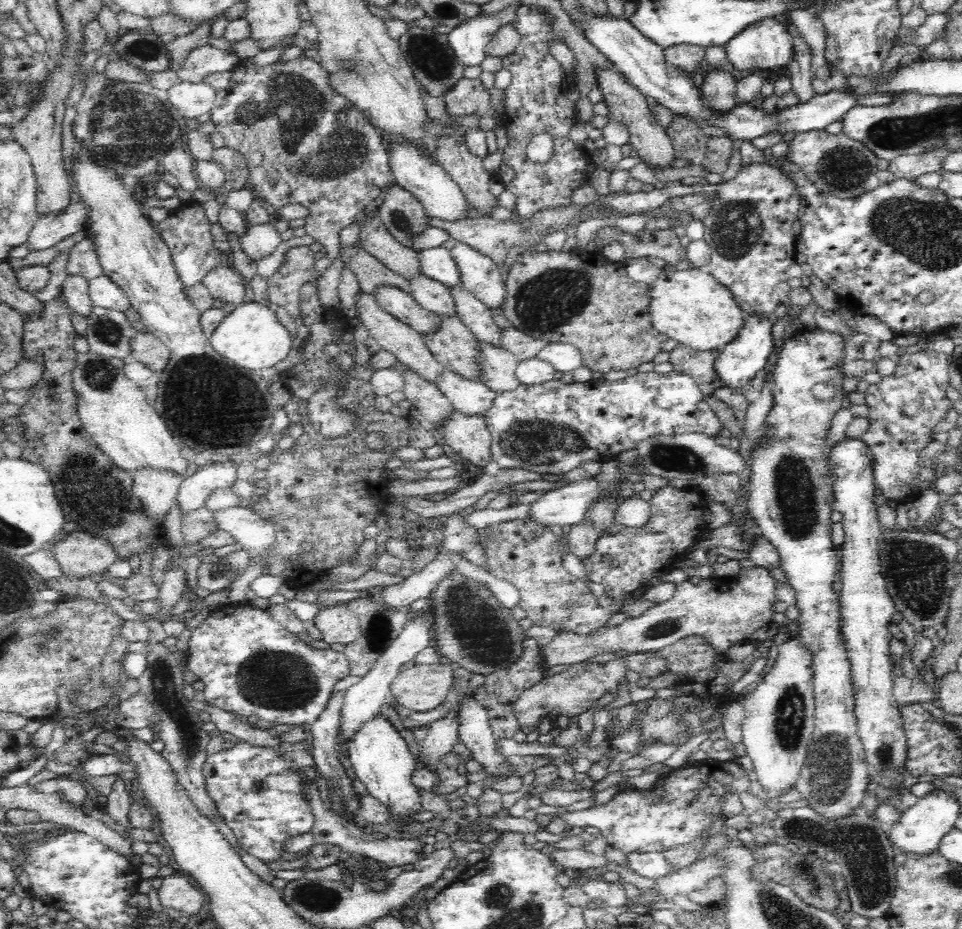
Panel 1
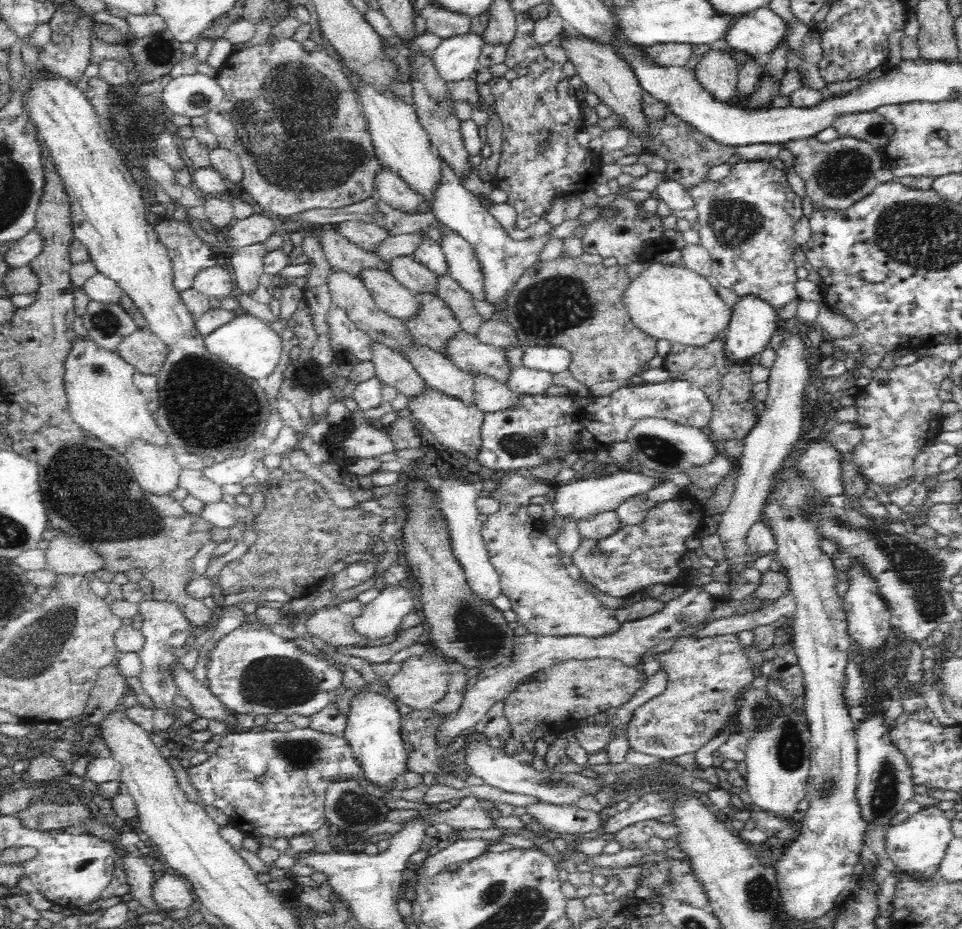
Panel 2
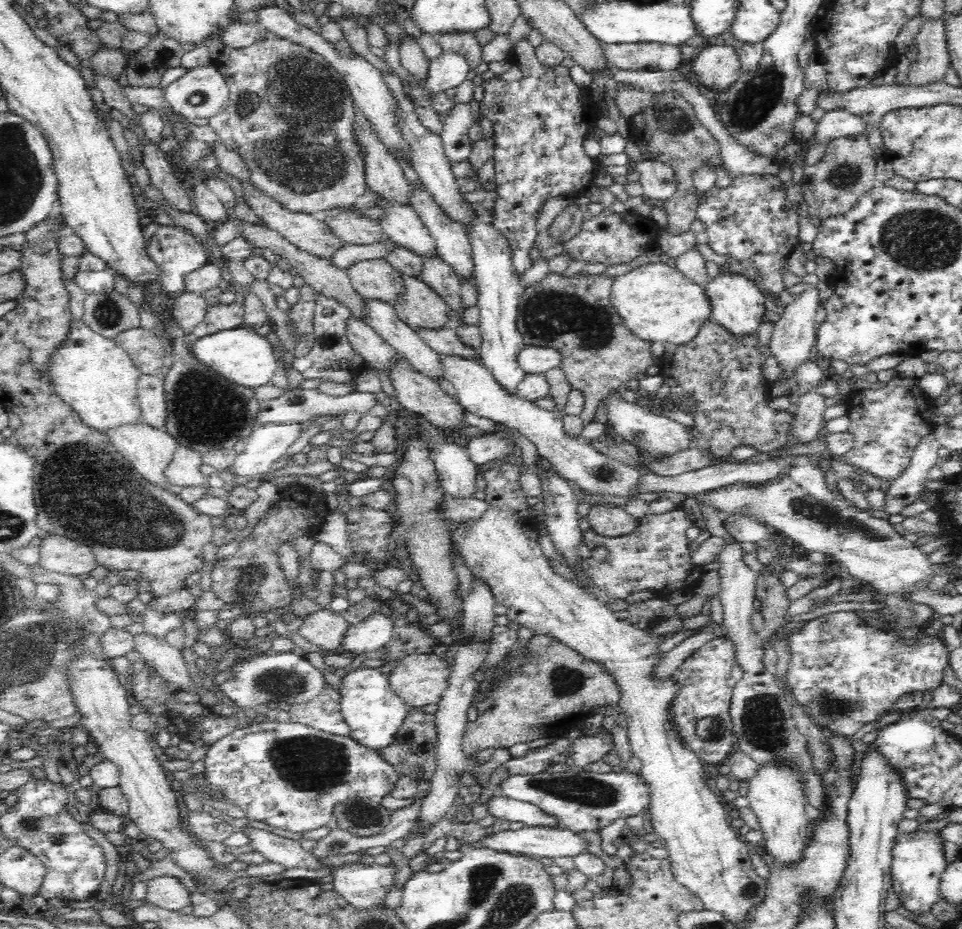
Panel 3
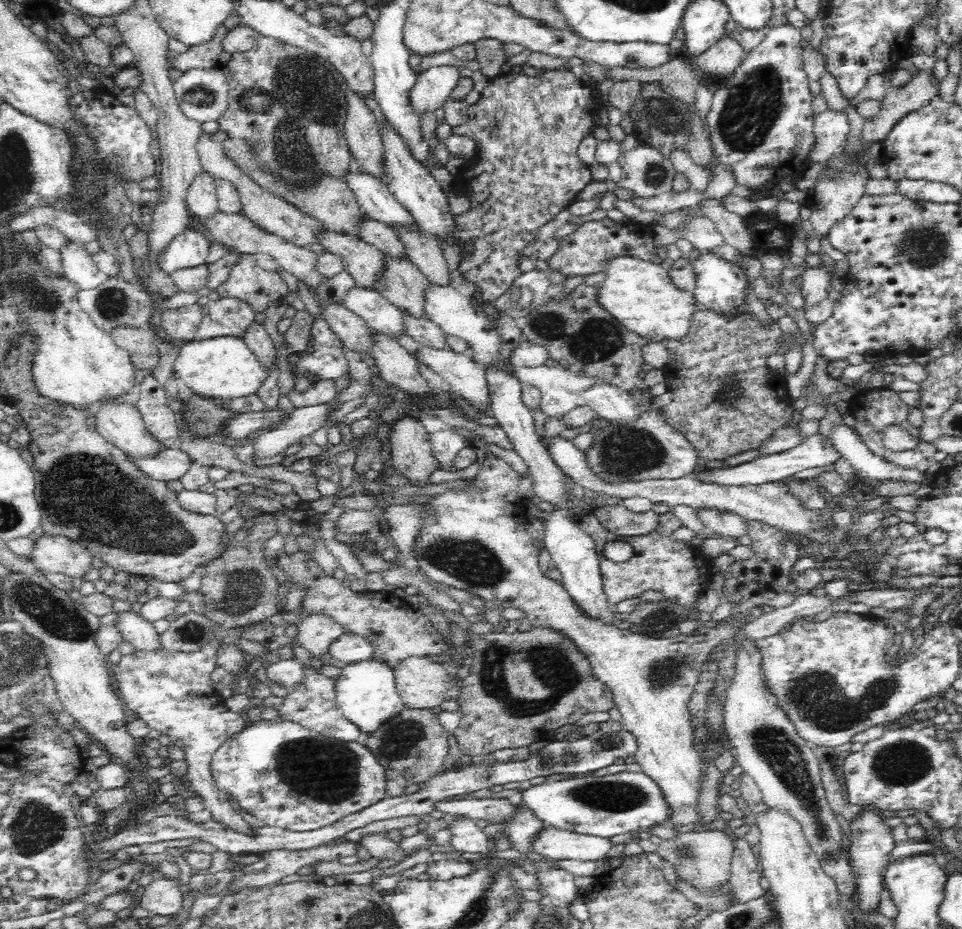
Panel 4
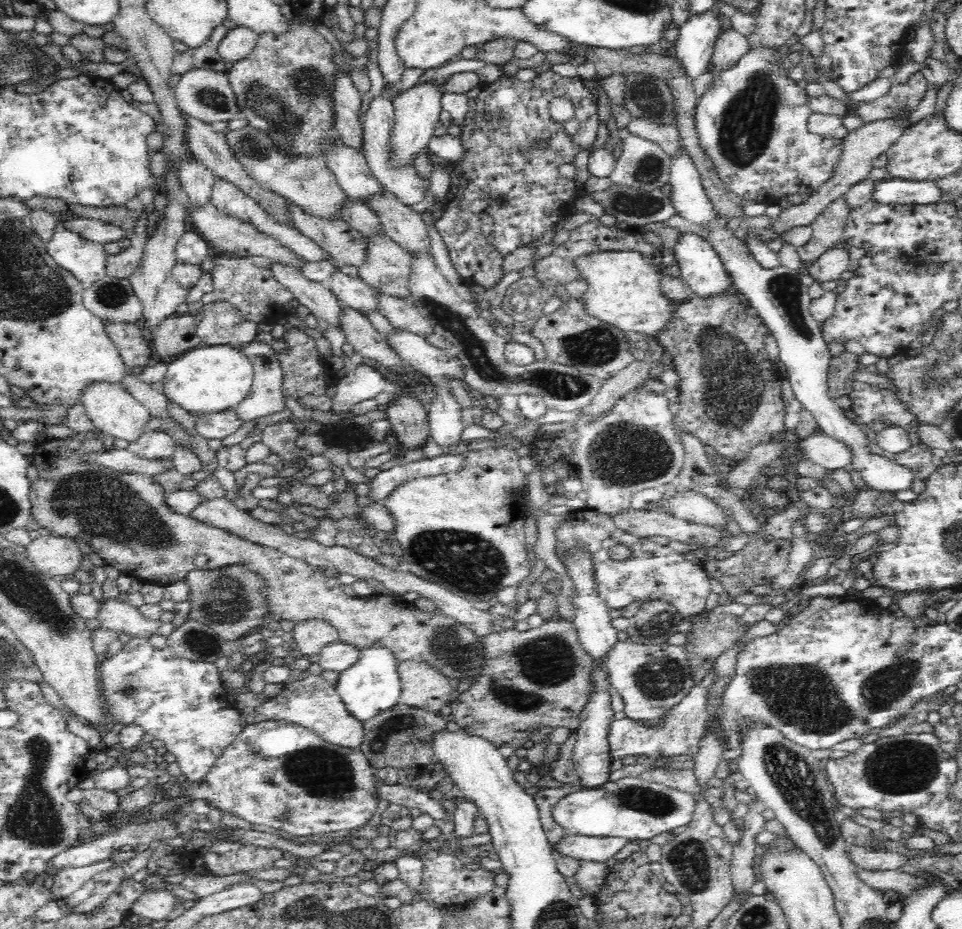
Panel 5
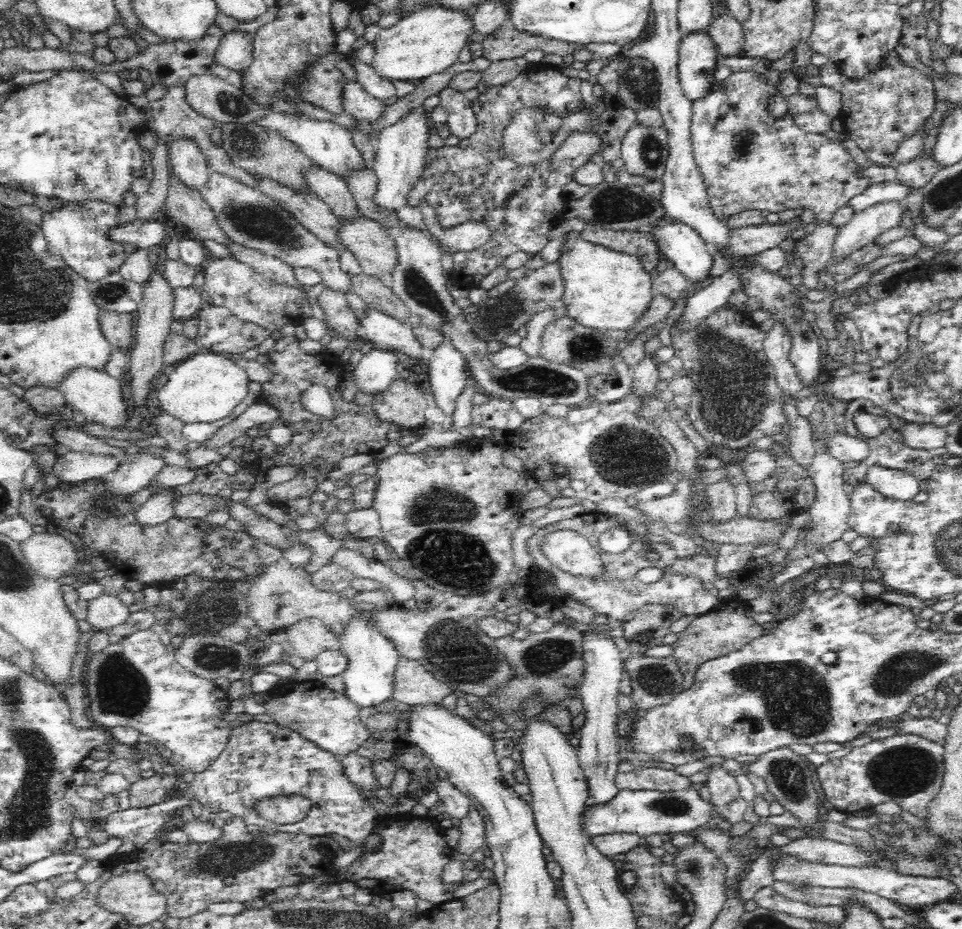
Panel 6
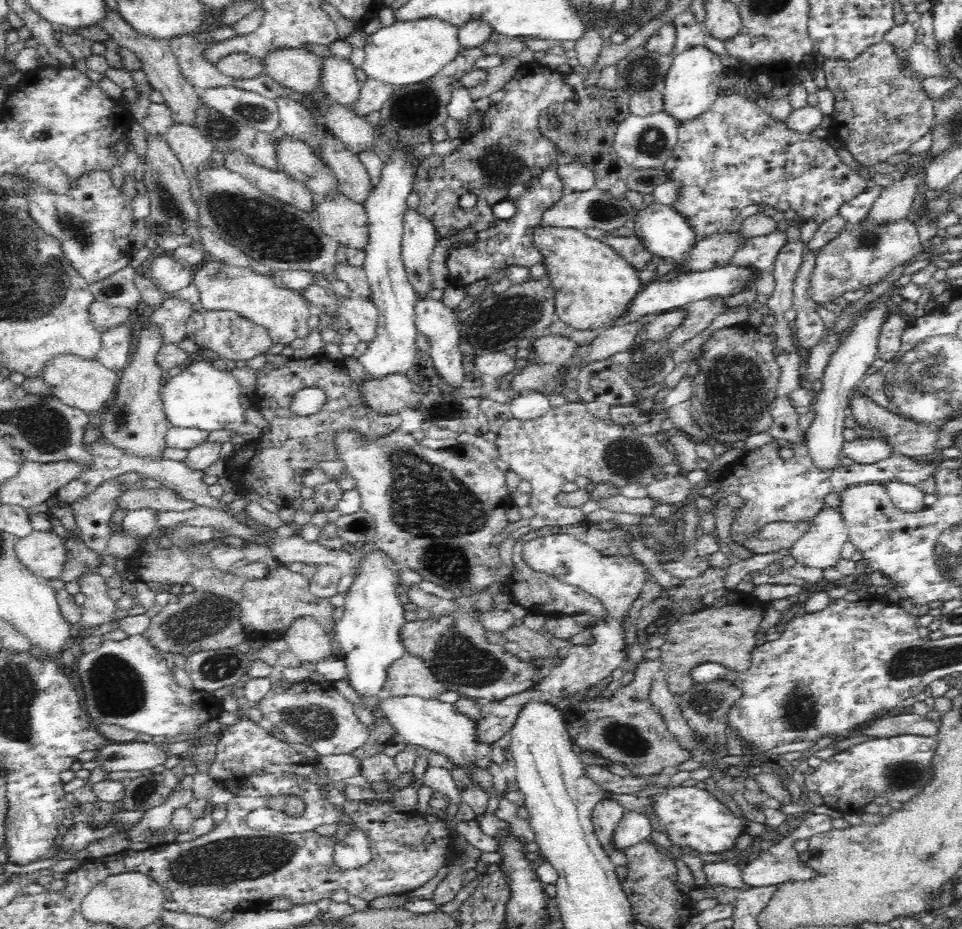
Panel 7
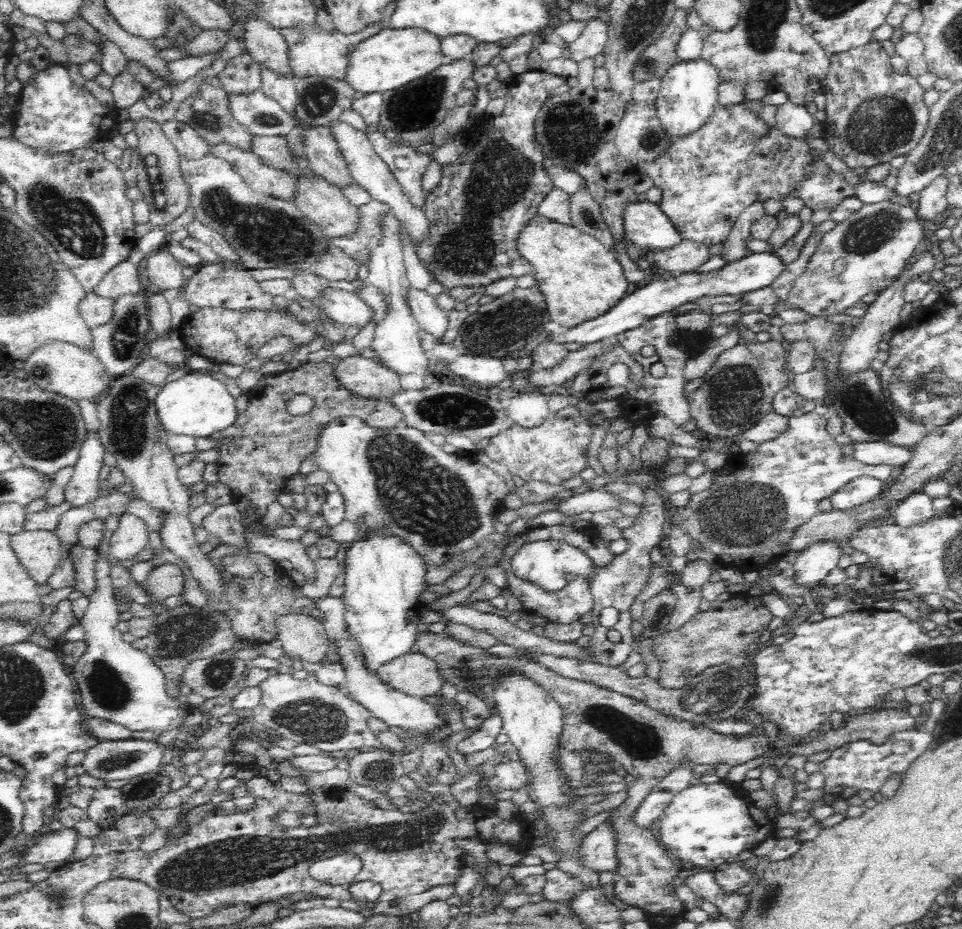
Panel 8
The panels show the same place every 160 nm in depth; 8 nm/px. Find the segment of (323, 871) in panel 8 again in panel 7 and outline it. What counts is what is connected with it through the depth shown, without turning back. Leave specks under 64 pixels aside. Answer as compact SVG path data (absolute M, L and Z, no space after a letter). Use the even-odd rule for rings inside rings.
M353 820L343 841L333 850L331 860L337 872L360 870L371 860L368 839L361 832L357 832Z

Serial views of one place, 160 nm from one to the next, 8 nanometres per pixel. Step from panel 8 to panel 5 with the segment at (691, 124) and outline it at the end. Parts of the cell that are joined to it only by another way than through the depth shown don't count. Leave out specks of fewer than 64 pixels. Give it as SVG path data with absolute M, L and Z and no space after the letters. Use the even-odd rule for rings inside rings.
M713 10L690 16L679 28L672 52L690 82L696 82L712 68L712 54L721 30L720 16Z

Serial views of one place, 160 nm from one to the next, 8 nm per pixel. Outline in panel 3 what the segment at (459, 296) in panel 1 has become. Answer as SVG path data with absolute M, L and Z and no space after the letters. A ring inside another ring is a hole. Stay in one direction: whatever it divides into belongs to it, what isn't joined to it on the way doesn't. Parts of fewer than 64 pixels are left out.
M424 256L424 264L419 277L430 285L449 307L464 313L460 295L461 283L455 269L447 264L440 256Z

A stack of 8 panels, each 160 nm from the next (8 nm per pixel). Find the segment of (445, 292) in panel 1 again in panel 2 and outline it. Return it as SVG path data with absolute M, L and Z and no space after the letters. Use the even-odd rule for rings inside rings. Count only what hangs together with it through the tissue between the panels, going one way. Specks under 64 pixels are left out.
M398 256L389 263L389 271L414 293L437 292L437 274L412 256Z

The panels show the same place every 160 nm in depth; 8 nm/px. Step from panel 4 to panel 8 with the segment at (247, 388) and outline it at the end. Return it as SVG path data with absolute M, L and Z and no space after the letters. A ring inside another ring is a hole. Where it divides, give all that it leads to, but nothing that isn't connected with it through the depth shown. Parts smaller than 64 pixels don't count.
M188 371L182 378L165 383L155 398L157 415L168 435L208 438L235 423L235 398L226 385L208 374L208 371Z

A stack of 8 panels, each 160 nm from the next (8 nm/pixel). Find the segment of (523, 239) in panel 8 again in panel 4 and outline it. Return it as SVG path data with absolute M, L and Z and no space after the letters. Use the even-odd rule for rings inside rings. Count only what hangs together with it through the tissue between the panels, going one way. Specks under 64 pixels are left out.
M614 256L606 262L602 274L604 280L597 286L597 303L603 310L618 320L620 325L628 331L634 332L640 338L649 342L660 342L666 339L678 339L686 336L690 328L690 318L699 306L691 292L682 292L672 286L668 276L668 264L655 264L646 260L641 260L636 256Z

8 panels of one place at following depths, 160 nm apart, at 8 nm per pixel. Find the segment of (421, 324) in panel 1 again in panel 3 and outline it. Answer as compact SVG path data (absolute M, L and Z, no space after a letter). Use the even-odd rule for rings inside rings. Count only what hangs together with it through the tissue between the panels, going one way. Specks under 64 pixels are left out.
M370 257L357 261L346 273L351 285L360 296L374 297L392 303L403 291L401 274L385 258Z

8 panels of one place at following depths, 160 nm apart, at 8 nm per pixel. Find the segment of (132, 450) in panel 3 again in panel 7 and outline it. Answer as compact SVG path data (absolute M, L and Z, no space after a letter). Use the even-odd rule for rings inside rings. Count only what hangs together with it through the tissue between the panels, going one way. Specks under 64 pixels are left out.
M72 353L55 354L40 369L39 377L51 388L52 395L64 404L96 414L106 408L107 400L114 394L119 372L106 368L98 359L86 359Z

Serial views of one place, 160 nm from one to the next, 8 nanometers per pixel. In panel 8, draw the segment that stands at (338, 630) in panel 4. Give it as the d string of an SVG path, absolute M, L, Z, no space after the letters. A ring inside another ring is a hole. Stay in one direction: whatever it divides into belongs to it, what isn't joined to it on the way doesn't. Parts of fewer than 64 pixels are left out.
M287 614L276 619L276 636L282 648L296 658L321 663L328 652L324 625L313 616Z

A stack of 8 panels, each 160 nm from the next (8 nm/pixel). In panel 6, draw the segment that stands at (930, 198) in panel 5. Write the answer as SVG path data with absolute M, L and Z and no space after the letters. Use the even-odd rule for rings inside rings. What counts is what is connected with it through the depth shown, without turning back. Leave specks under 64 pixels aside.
M898 181L871 183L864 192L854 196L847 206L852 209L852 213L857 214L874 206L874 204L878 204L878 202L886 200L906 201L910 191L911 188Z

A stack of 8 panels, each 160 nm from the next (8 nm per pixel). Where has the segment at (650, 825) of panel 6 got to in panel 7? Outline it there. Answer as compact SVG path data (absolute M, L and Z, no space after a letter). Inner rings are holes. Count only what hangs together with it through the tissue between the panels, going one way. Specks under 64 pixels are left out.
M695 786L662 788L658 794L650 796L657 802L656 814L667 828L667 836L674 846L690 848L700 852L701 858L733 848L742 834L746 833L744 818L738 818L726 804L722 804L708 790Z

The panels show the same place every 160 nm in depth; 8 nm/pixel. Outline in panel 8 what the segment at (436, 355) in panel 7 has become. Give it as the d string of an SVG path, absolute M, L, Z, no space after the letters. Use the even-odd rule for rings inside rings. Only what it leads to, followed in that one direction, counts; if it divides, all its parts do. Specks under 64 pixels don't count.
M408 288L405 303L420 330L432 334L436 340L442 338L448 330L448 313L440 309L433 296L426 291Z

